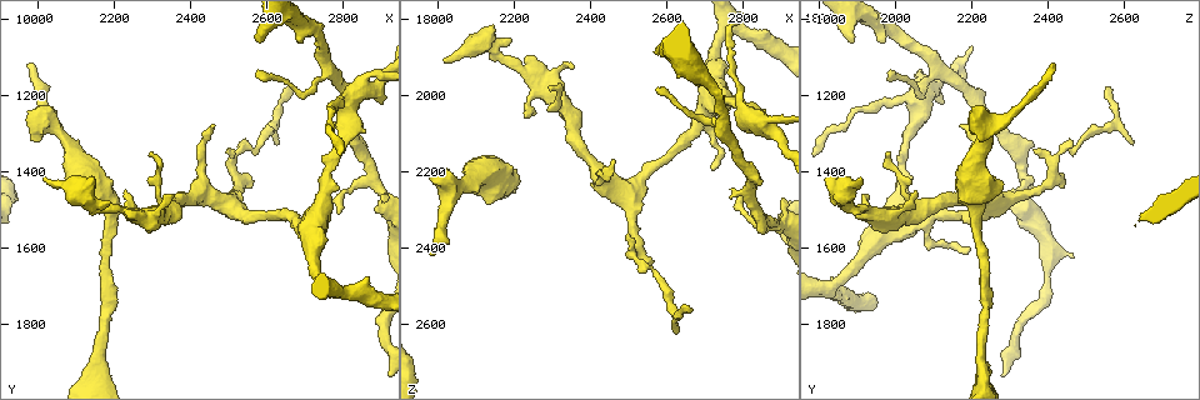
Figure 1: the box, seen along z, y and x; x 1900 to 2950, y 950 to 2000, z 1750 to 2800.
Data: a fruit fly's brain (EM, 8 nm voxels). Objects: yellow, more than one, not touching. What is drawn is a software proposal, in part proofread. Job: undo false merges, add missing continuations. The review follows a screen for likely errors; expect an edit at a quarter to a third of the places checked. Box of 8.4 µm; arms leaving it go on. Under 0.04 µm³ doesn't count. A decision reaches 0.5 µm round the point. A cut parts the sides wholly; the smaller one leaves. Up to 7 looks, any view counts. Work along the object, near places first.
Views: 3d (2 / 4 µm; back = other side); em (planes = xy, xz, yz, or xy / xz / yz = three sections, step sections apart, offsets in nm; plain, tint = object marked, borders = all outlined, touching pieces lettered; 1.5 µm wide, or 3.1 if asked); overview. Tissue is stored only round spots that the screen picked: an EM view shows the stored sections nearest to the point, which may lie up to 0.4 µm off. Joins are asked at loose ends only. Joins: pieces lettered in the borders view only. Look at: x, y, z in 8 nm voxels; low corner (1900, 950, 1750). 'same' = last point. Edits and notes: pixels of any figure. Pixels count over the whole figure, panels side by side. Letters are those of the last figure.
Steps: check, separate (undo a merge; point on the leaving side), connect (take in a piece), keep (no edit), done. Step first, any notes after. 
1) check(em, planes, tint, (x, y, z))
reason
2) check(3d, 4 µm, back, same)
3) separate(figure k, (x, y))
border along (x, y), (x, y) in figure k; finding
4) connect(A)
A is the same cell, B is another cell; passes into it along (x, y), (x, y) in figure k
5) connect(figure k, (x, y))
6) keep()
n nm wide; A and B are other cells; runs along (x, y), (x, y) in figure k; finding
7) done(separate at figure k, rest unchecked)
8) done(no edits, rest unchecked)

check(3d, 4 µm, back, (2760, 1425, 2015))
sudden change in width

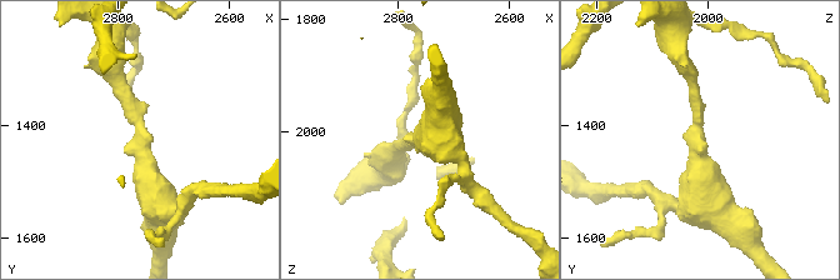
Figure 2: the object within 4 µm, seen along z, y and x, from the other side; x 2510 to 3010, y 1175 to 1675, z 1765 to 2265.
check(em, planes, borders, (2765, 1430, 2015))
arms of 200, 550 nm; now the EM

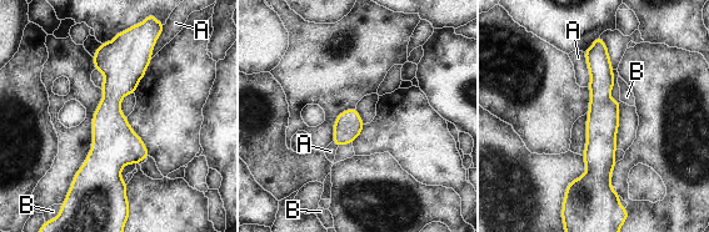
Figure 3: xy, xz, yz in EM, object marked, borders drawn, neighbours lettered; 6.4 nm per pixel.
keep()
A touches over 220 nm; A and B are other cells; all the same neuron

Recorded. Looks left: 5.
check(3d, 4 µm, (2360, 1465, 1925))
free end

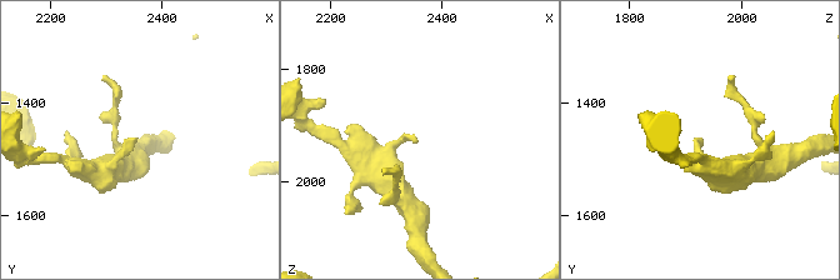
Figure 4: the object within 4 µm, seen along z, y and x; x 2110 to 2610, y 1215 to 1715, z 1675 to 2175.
check(em, xy, step 8, tint, (2355, 1465, 1925))

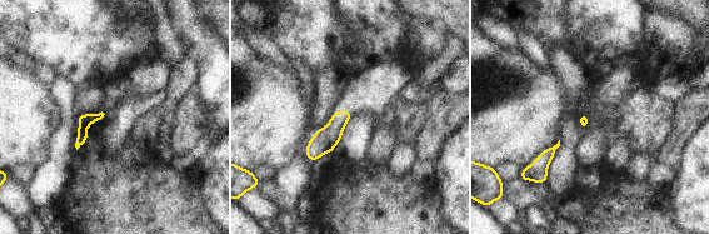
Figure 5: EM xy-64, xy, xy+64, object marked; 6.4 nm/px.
check(em, planes, borders, same)

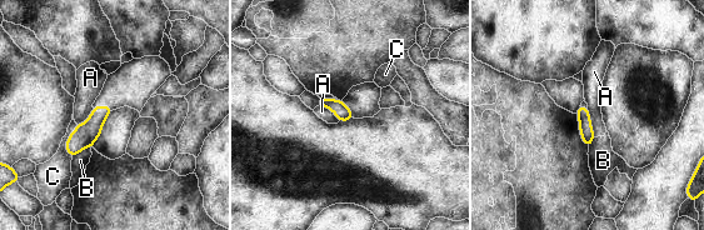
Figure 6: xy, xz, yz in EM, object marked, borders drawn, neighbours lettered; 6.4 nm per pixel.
keep()
C touches over 220 nm; A, B and C are other cells; border along (587, 108), (594, 136) in figure 6; no lettered piece goes on from it

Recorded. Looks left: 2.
check(em, xy, step 4, tint, (1975, 1120, 2410))

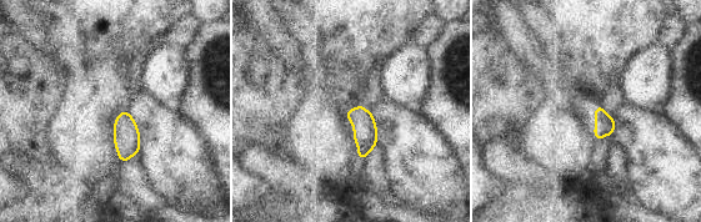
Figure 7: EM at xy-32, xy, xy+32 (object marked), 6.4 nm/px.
check(em, xy, step 4, borders, same)
what lies round it

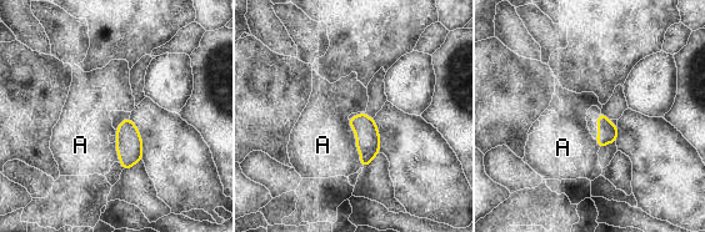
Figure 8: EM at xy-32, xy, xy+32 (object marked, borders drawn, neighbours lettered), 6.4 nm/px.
keep()
130 nm wide; A is another cell; border along (348, 120), (363, 167) in figure 8; no lettered piece goes on from it

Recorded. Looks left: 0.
done(no edits, rest unchecked)

